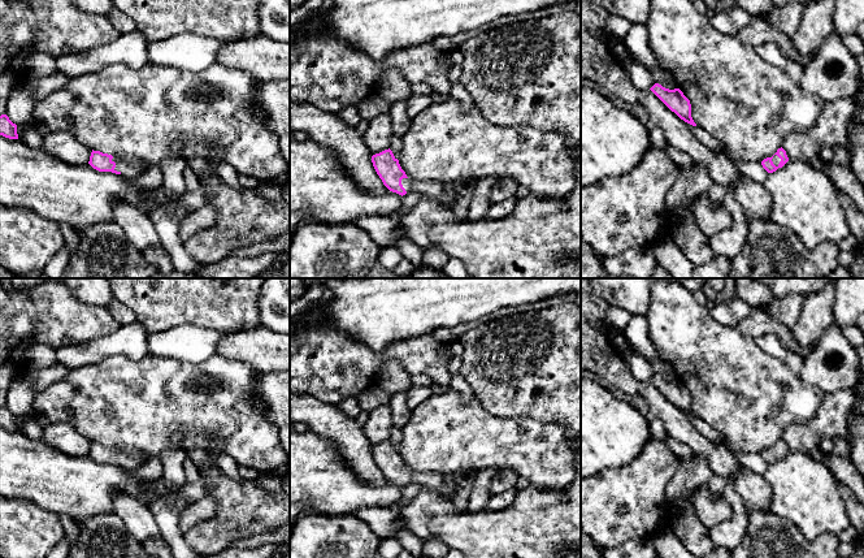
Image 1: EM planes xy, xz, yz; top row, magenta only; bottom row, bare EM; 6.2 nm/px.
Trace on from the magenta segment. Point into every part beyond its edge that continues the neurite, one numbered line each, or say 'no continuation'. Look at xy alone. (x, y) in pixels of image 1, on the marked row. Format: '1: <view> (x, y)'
1: xy (126, 169)

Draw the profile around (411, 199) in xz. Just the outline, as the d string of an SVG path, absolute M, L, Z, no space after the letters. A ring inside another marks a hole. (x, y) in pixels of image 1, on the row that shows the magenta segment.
M407 193L405 195L403 195L401 200L403 200L403 207L394 215L390 215L390 217L400 224L401 219L409 213L412 211L412 208L414 206L417 206L420 203L420 200L422 199L422 194L420 193Z

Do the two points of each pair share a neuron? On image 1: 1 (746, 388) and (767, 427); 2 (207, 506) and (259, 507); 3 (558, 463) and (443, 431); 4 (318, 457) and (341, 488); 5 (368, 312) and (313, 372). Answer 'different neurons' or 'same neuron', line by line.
1: same neuron
2: different neurons
3: same neuron
4: same neuron
5: different neurons

